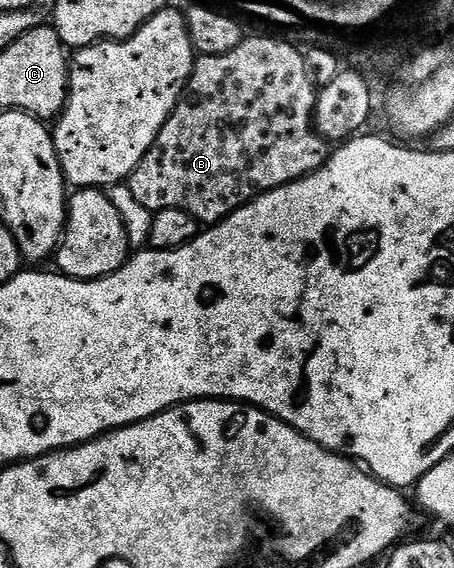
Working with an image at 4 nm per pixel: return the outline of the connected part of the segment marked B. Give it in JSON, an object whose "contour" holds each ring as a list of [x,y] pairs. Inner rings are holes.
{"contour":[[[245,36],[242,37],[240,44],[231,48],[231,52],[227,52],[223,56],[200,55],[194,61],[193,71],[187,80],[185,91],[182,92],[181,99],[175,104],[167,124],[163,124],[159,136],[155,136],[155,144],[151,144],[147,156],[143,156],[143,160],[139,160],[139,164],[127,179],[132,196],[135,196],[135,200],[148,210],[156,212],[167,208],[179,208],[197,219],[198,223],[216,224],[261,194],[297,182],[306,174],[315,173],[324,162],[328,162],[331,153],[330,143],[315,129],[318,97],[319,90],[313,85],[313,78],[307,72],[304,53],[300,49],[297,51],[291,43],[284,42],[281,38],[249,38],[249,36]]]}

